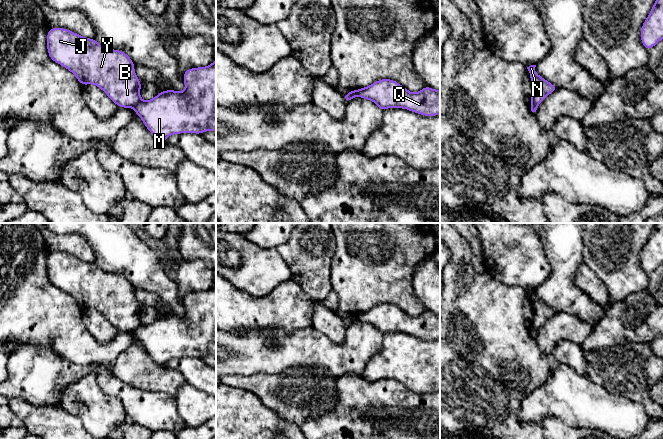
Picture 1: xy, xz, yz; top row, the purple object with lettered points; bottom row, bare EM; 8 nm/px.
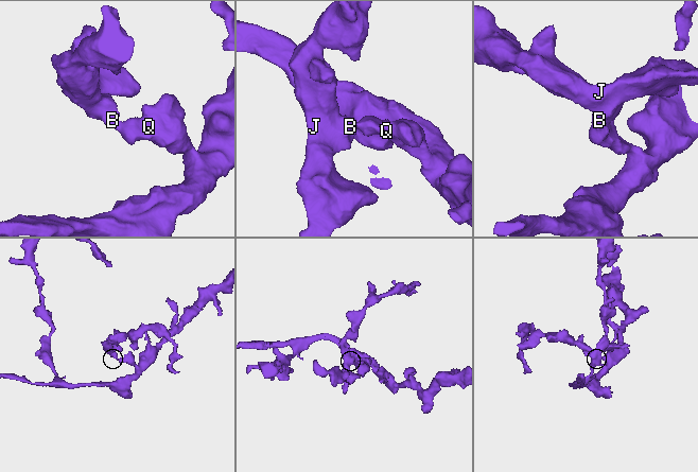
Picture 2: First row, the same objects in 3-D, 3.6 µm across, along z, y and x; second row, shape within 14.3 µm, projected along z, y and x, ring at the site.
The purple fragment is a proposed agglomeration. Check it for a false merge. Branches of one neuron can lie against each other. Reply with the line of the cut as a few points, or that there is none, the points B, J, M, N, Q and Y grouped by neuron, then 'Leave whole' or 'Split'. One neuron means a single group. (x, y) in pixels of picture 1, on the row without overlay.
Split along xy (141, 323), (133, 331). Groups: B J N Y / M Q. Split

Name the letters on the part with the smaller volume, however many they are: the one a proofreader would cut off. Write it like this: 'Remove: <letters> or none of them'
Remove: B, J, N, Y

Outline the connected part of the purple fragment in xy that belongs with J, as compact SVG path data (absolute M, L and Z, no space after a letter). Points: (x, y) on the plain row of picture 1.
M49 252L47 275L51 284L72 296L83 310L98 310L117 330L132 332L141 324L141 306L125 276L107 273L65 252Z

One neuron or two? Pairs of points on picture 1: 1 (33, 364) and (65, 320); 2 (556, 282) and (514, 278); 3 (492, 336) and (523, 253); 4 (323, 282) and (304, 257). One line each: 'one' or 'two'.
1: two
2: two
3: two
4: one

